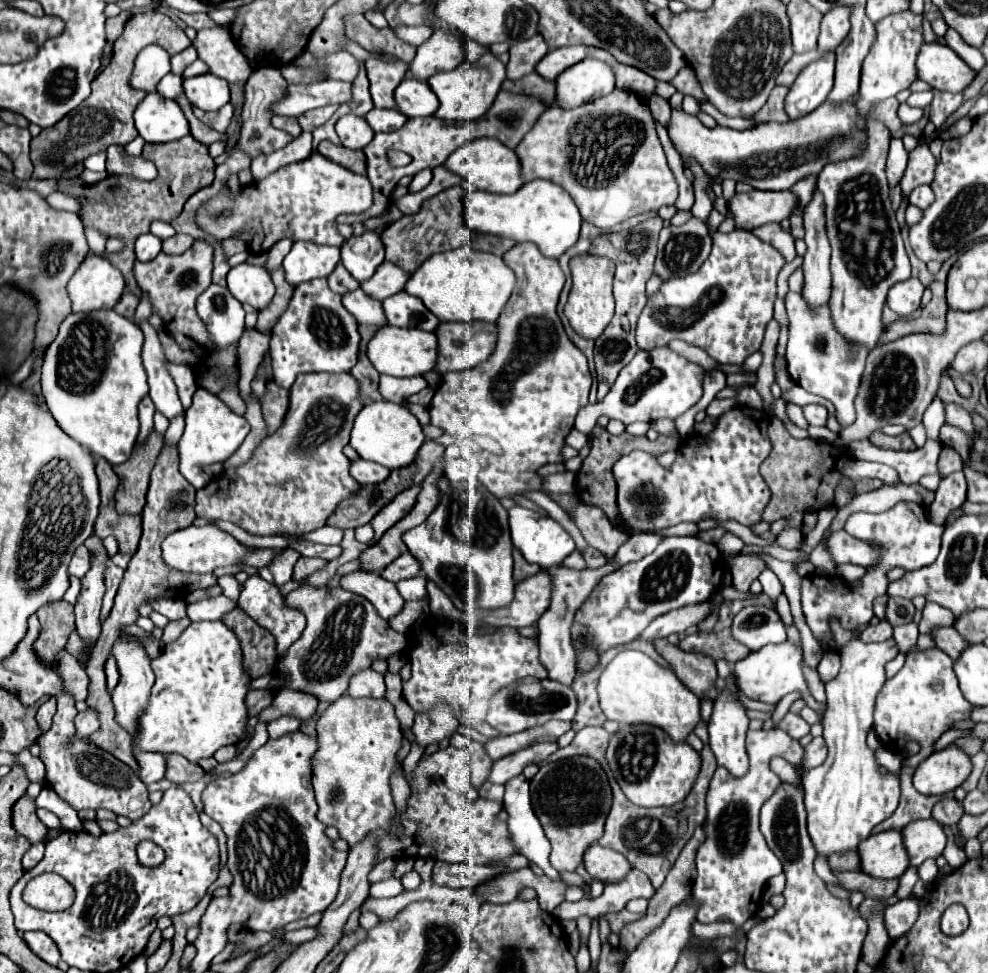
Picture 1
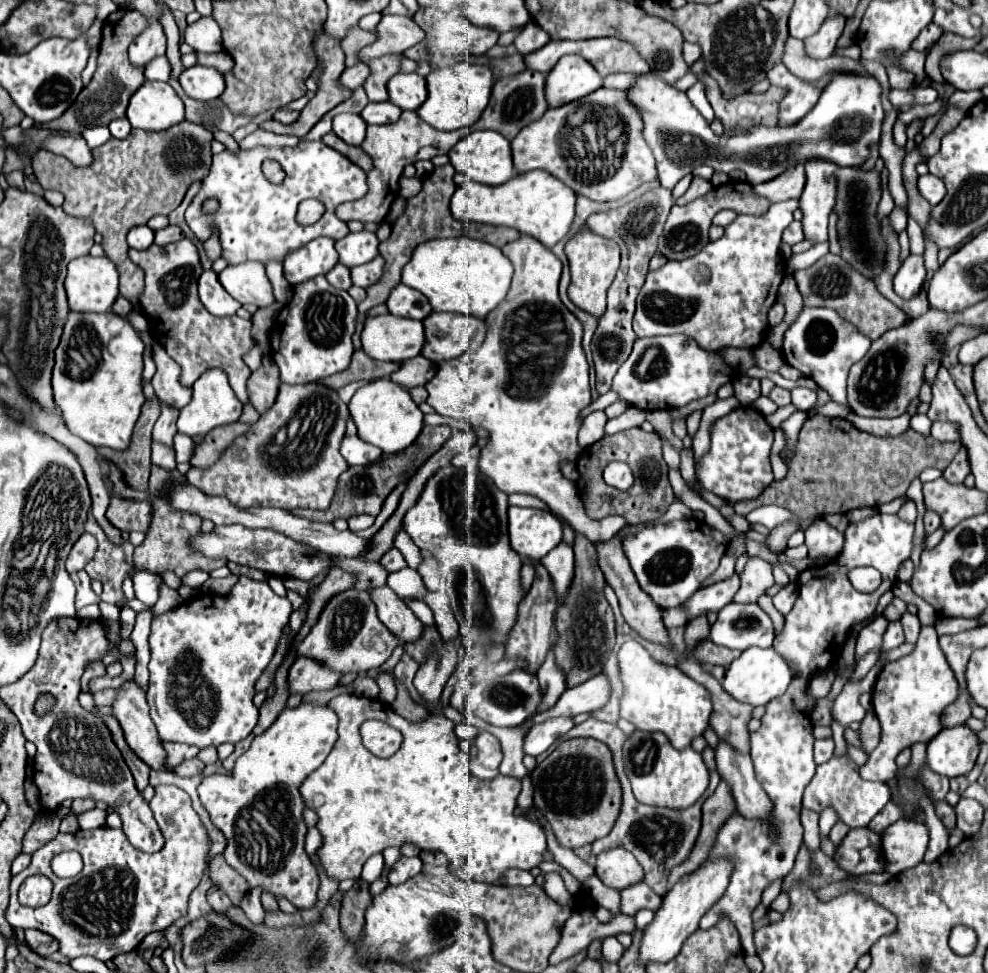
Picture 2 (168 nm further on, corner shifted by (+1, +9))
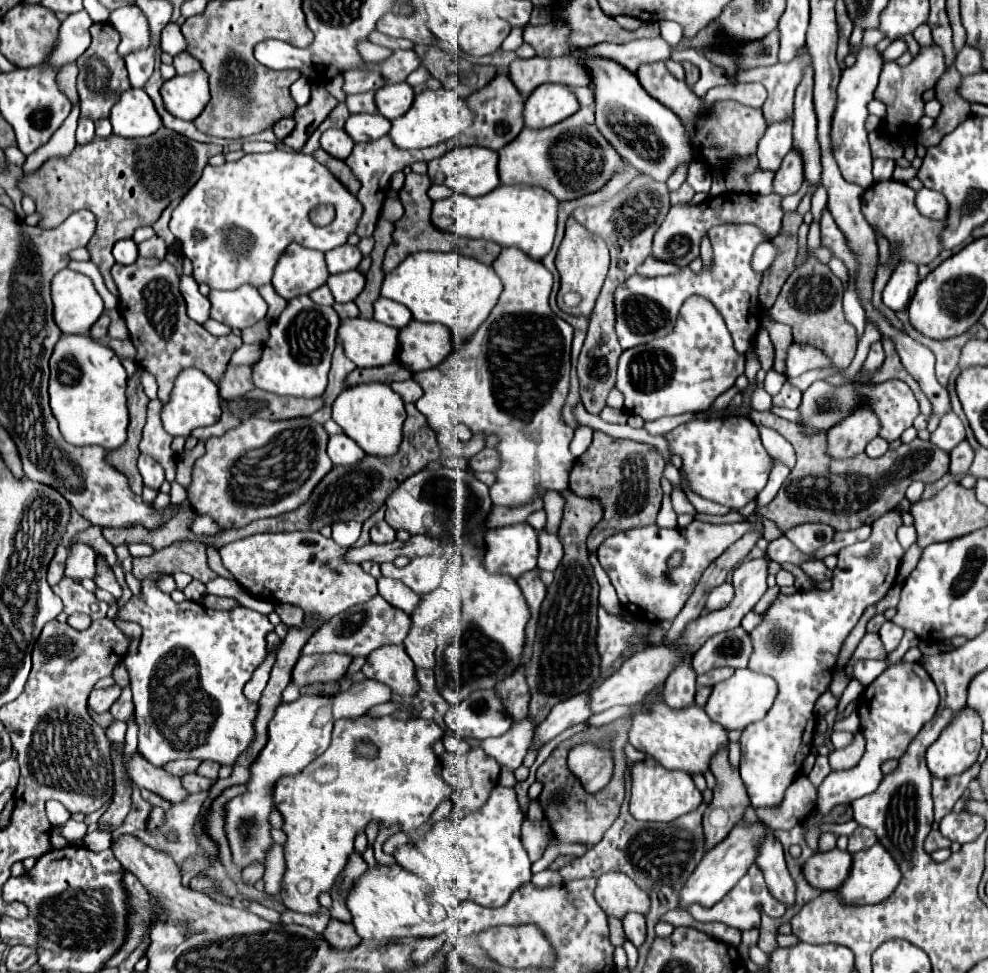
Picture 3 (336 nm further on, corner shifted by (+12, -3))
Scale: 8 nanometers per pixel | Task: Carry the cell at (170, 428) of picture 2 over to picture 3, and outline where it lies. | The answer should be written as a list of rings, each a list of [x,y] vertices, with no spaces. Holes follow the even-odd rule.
[[[142,453],[140,459],[138,459],[138,469],[140,469],[140,475],[144,477],[146,485],[160,489],[160,485],[164,481],[164,469],[154,457],[148,457],[148,455]]]

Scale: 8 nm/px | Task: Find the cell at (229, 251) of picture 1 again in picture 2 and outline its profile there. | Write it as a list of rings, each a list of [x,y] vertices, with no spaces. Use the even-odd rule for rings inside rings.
[[[215,230],[211,237],[203,243],[208,258],[212,261],[217,260],[222,253],[219,236],[215,234]]]

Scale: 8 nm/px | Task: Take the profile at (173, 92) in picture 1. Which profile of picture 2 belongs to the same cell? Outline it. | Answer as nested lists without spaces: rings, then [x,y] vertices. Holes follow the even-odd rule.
[[[165,55],[155,57],[145,65],[145,77],[151,81],[169,81],[169,73],[171,73],[171,65]]]

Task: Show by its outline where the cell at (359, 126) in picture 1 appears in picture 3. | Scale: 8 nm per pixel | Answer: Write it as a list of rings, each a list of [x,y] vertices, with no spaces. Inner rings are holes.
[[[328,129],[320,137],[320,145],[324,151],[328,151],[336,159],[346,159],[352,153],[354,141],[344,133],[344,129]]]

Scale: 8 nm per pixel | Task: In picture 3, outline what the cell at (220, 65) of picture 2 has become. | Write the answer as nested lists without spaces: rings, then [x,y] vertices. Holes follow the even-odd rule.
[[[182,53],[182,55],[174,57],[174,67],[176,67],[178,75],[186,75],[186,73],[194,73],[194,71],[202,69],[200,61],[196,61],[196,57],[192,57],[190,53]]]

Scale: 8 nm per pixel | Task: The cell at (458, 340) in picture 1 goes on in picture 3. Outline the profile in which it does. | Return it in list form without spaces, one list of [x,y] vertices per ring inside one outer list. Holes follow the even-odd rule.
[[[410,321],[400,329],[398,361],[410,371],[418,373],[440,365],[454,349],[454,337],[448,327],[440,323]]]

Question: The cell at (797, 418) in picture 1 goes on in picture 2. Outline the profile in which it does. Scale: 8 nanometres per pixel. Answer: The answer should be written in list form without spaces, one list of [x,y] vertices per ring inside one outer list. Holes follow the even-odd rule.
[[[773,387],[771,393],[769,393],[769,399],[775,401],[779,407],[781,405],[789,405],[791,403],[791,393],[787,389],[781,389],[781,387]]]

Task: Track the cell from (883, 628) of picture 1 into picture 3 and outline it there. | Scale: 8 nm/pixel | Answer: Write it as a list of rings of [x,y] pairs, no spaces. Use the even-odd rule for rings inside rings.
[[[866,633],[864,639],[860,641],[860,645],[856,647],[852,659],[848,661],[848,665],[844,667],[844,673],[848,679],[854,677],[854,665],[858,661],[866,661],[866,659],[884,659],[886,657],[886,651],[884,651],[884,645],[880,641],[880,637],[876,633]]]

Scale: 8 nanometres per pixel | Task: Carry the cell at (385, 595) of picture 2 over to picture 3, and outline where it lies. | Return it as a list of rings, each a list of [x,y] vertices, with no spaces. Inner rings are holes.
[[[386,645],[372,651],[362,667],[362,673],[376,679],[400,695],[414,695],[418,681],[414,679],[414,663],[404,653],[404,645]]]

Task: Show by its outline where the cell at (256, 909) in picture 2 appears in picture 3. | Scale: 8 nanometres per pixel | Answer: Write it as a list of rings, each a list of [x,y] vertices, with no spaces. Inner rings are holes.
[[[256,863],[256,865],[246,867],[246,869],[242,871],[242,881],[244,881],[246,885],[254,885],[258,879],[262,879],[262,875],[264,875],[264,867],[262,867],[260,863]]]

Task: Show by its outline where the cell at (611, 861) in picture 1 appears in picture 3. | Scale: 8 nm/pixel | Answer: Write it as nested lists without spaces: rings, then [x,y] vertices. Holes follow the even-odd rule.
[[[602,873],[598,877],[594,897],[606,915],[614,915],[618,919],[628,911],[648,911],[648,895],[624,873]]]

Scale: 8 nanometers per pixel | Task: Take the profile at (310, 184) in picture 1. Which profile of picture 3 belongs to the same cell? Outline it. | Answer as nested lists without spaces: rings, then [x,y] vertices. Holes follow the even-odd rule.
[[[276,149],[272,153],[262,155],[244,155],[234,163],[224,163],[220,167],[204,167],[198,183],[184,195],[180,205],[172,211],[170,231],[182,245],[184,255],[194,265],[194,279],[198,283],[206,283],[210,289],[236,289],[244,283],[254,287],[270,283],[274,275],[274,267],[286,247],[296,241],[302,247],[330,251],[346,243],[348,235],[354,233],[356,223],[362,215],[360,201],[332,177],[332,173],[320,165],[312,155],[304,155],[300,151],[282,151]],[[318,205],[332,205],[336,209],[336,219],[326,227],[316,227],[310,221],[310,213]],[[194,231],[202,231],[204,239],[196,241]]]

